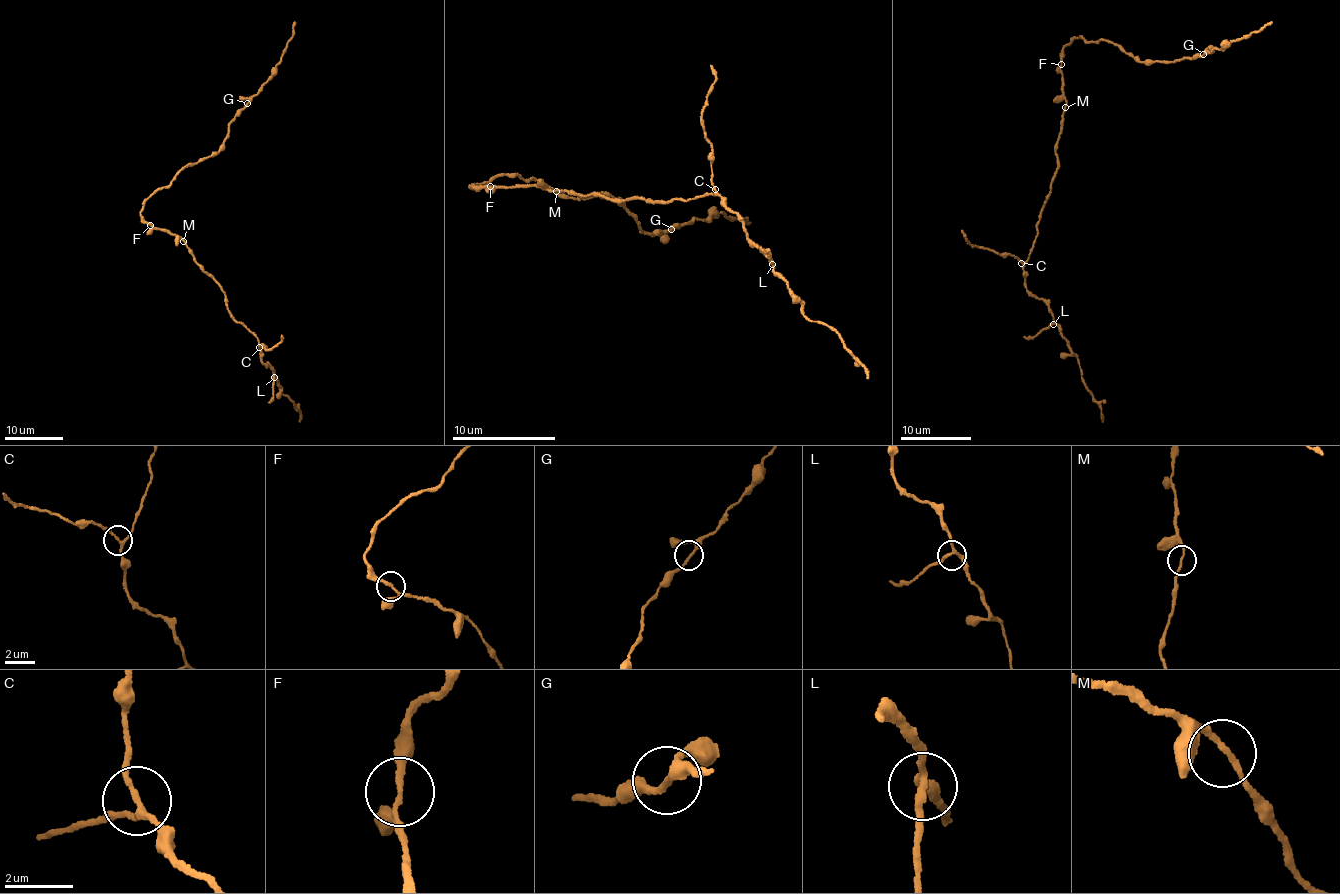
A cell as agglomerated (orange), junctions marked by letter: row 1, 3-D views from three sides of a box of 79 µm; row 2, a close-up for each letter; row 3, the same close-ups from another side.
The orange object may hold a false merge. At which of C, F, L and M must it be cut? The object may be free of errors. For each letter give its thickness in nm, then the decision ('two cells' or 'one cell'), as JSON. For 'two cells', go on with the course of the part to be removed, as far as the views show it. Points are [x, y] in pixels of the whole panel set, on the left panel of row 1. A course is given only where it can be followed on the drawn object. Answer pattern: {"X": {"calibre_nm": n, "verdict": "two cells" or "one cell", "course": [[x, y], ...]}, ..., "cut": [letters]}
{"C": {"calibre_nm": 160, "verdict": "one cell"}, "F": {"calibre_nm": 140, "verdict": "one cell"}, "L": {"calibre_nm": 190, "verdict": "one cell"}, "M": {"calibre_nm": 150, "verdict": "one cell"}, "cut": []}

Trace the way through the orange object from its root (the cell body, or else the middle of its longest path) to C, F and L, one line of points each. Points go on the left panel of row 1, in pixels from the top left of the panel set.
C: (170, 232), (185, 243), (200, 269), (218, 285), (225, 295), (230, 314), (258, 340), (259, 347)
F: (170, 232), (151, 225)
L: (170, 232), (185, 243), (200, 269), (218, 285), (230, 314), (258, 340), (260, 361), (270, 366), (274, 377)

